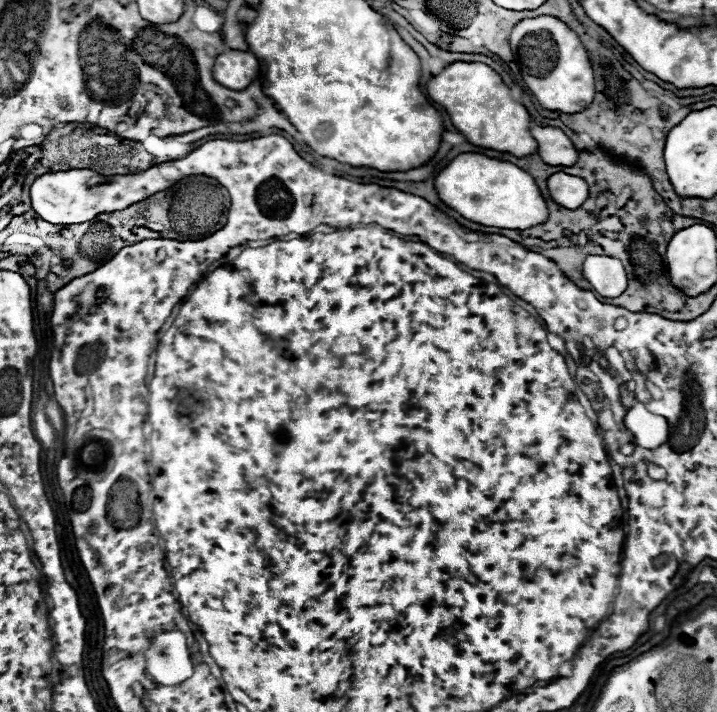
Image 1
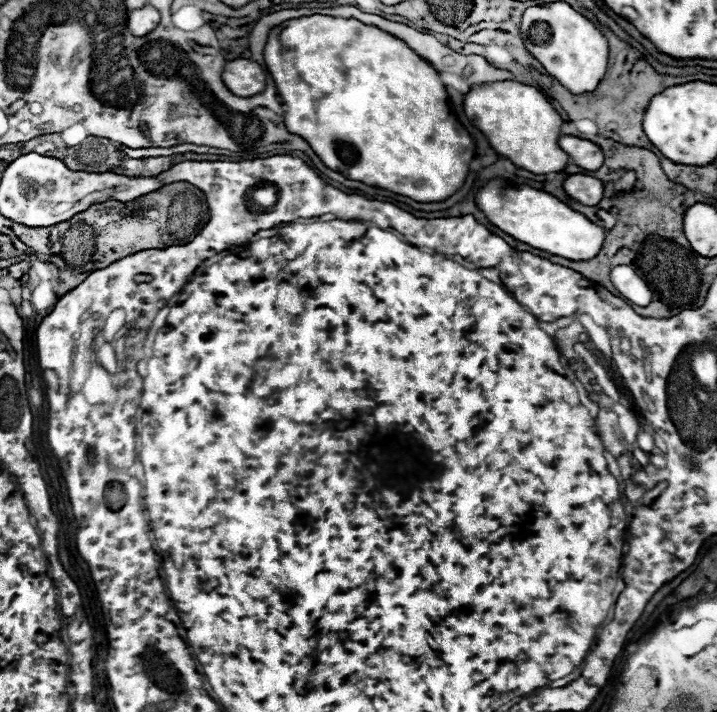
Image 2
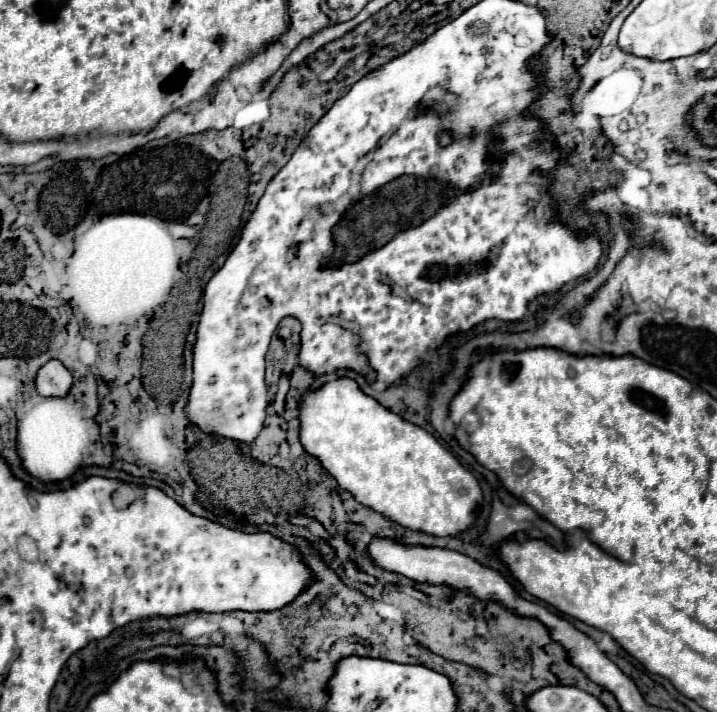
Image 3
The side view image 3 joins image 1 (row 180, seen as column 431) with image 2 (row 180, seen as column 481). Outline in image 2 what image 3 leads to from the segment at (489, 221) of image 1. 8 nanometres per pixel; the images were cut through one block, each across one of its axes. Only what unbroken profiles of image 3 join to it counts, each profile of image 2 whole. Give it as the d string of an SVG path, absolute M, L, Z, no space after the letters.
M500 178L488 180L476 194L476 206L494 226L504 230L518 242L568 260L588 260L600 252L604 242L604 230L592 224L584 214L572 210L556 196L530 186L506 184L498 190L498 180Z

